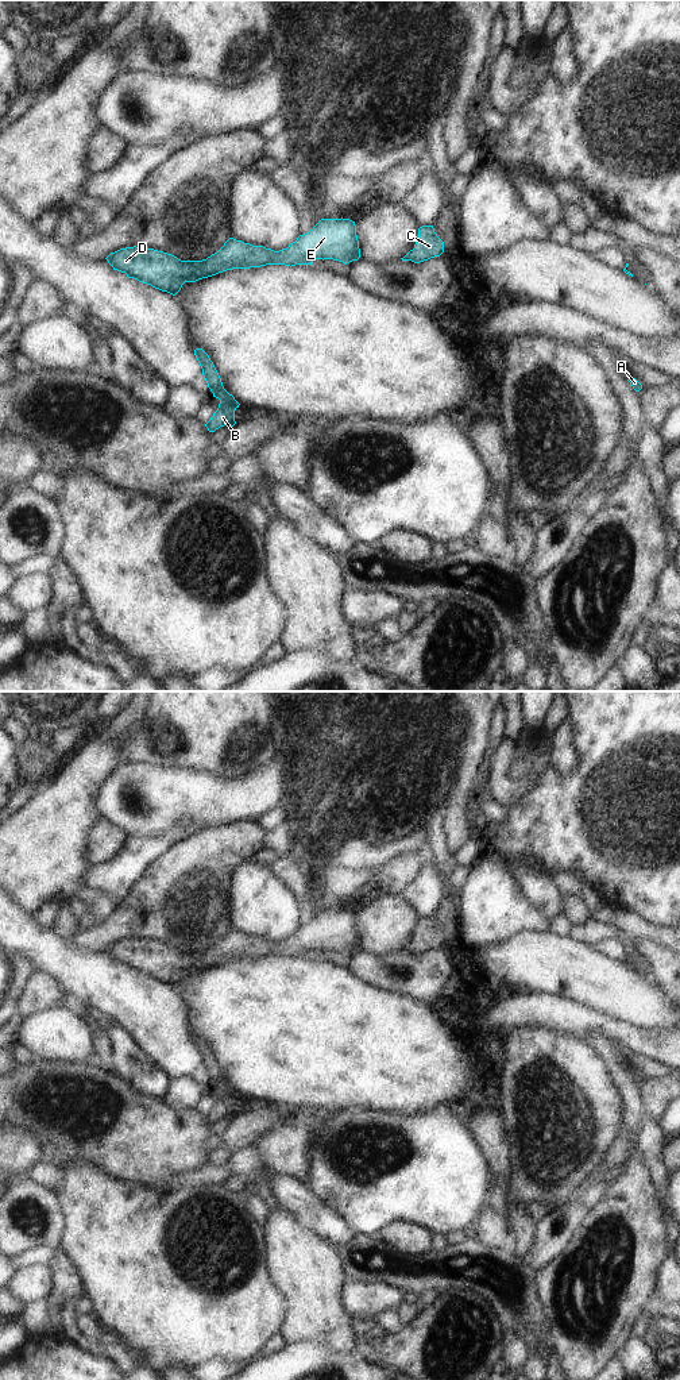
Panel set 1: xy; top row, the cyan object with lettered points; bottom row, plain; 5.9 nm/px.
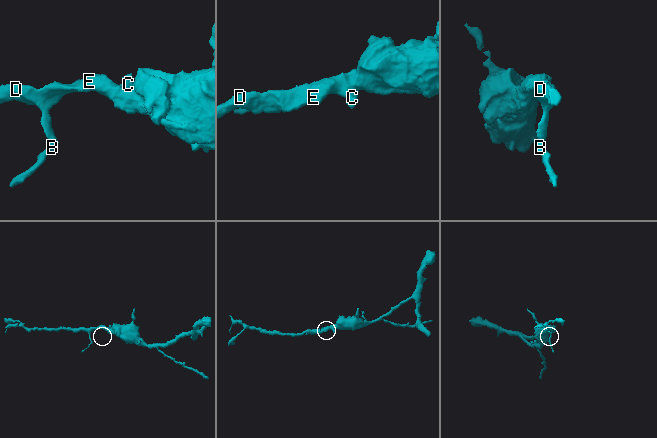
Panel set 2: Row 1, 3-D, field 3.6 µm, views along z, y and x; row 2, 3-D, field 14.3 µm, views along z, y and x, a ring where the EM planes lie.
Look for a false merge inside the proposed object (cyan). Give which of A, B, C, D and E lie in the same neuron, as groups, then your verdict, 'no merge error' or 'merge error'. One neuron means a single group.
A B C D E | no merge error

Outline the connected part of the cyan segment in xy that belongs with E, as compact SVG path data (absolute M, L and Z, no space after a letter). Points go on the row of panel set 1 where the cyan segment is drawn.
M321 219L309 232L300 235L287 248L274 251L229 238L224 246L202 261L181 261L154 248L125 247L105 259L113 270L128 278L175 296L185 282L196 282L232 269L266 265L312 265L316 259L349 263L360 258L355 221Z

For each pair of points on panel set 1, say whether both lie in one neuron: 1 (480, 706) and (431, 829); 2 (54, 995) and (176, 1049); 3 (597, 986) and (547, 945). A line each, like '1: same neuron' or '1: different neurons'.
1: different neurons
2: different neurons
3: same neuron

